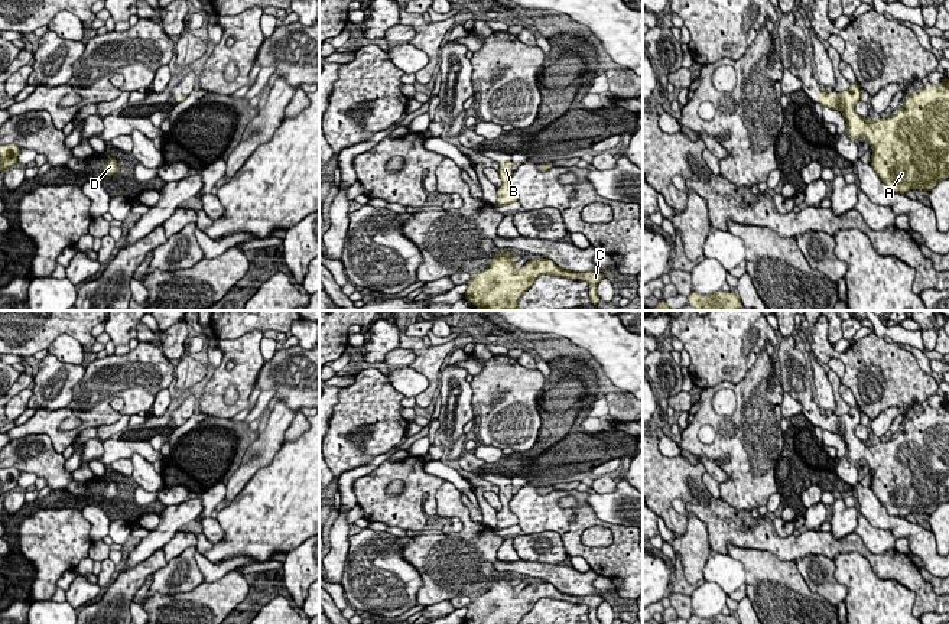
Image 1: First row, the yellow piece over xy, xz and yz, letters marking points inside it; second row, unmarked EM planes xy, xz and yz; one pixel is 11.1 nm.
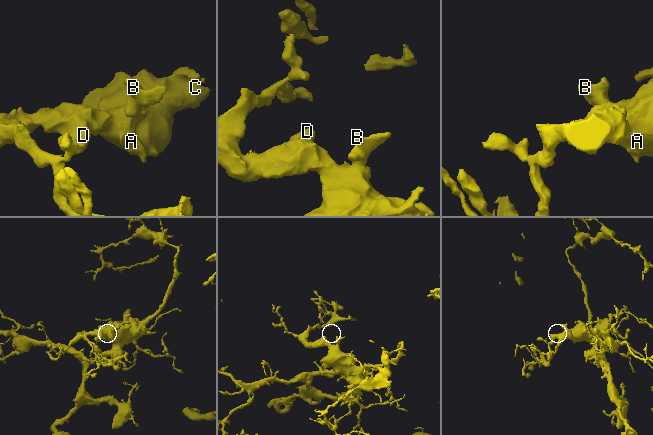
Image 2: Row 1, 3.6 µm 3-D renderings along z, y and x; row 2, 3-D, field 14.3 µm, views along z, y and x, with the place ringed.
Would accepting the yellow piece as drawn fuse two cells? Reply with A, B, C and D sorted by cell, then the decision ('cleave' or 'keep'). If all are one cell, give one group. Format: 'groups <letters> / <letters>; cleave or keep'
groups A B C D; keep

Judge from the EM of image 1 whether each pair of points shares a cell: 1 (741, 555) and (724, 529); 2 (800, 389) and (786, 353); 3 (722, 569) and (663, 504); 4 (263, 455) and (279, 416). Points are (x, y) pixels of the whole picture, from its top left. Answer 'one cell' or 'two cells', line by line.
1: two cells
2: one cell
3: two cells
4: one cell

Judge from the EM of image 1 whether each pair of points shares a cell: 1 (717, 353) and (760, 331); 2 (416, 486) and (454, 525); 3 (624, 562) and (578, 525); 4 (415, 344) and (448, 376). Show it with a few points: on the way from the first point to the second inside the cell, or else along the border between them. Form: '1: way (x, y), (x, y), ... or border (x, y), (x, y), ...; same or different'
1: way (727, 343), (738, 331), (750, 331); same
2: border (461, 519), (460, 530), (439, 532); different
3: way (608, 561), (590, 555), (577, 540); same
4: border (439, 373), (441, 382); different

